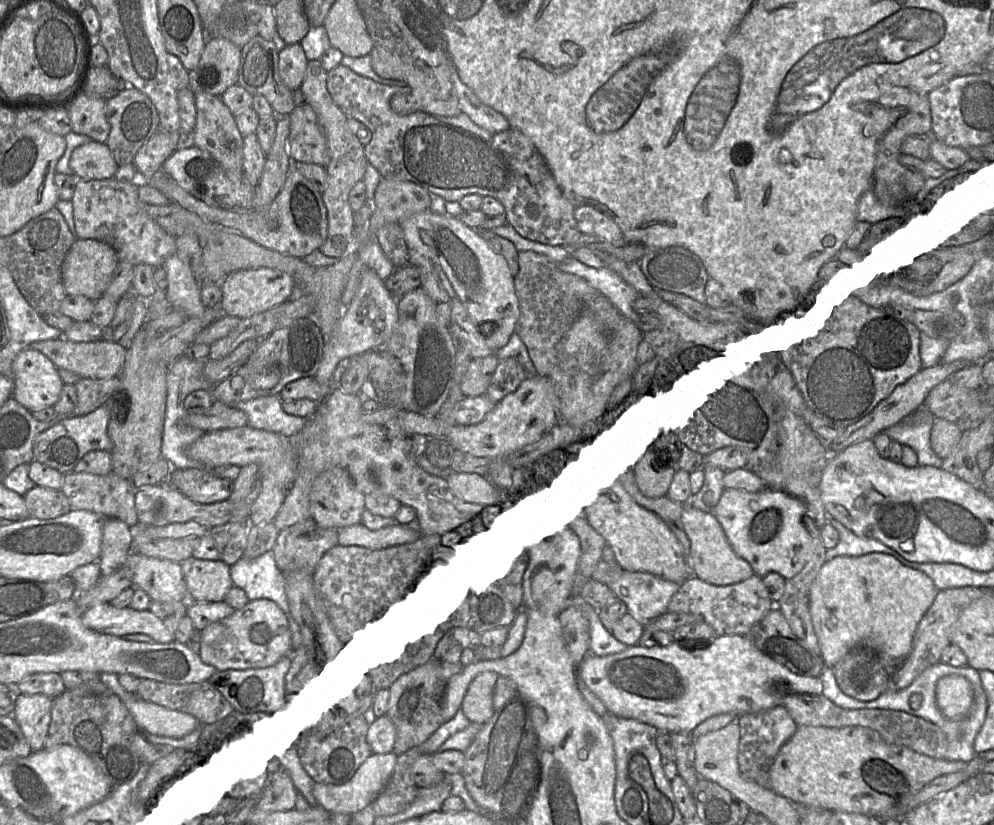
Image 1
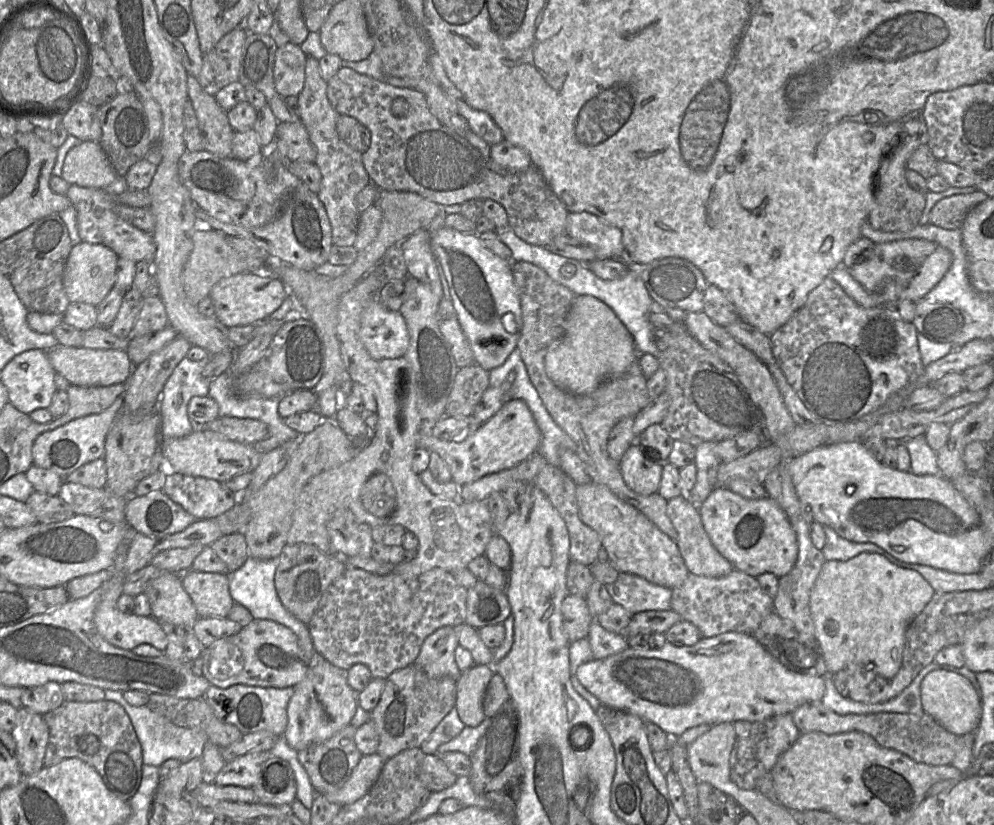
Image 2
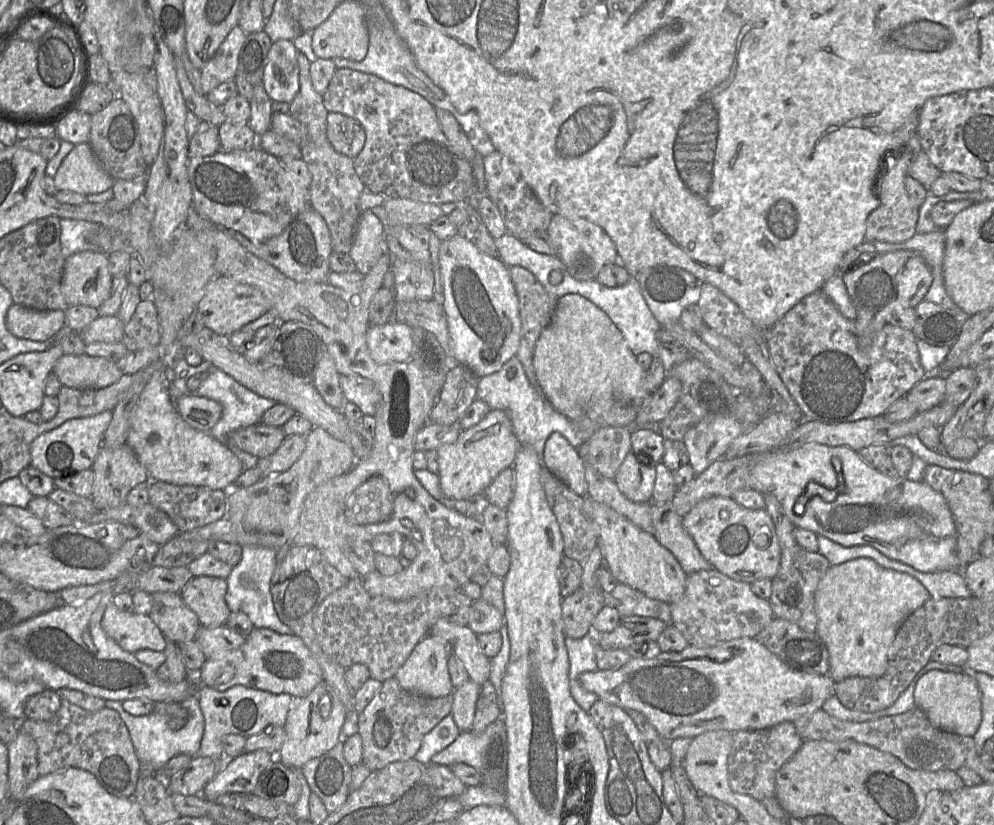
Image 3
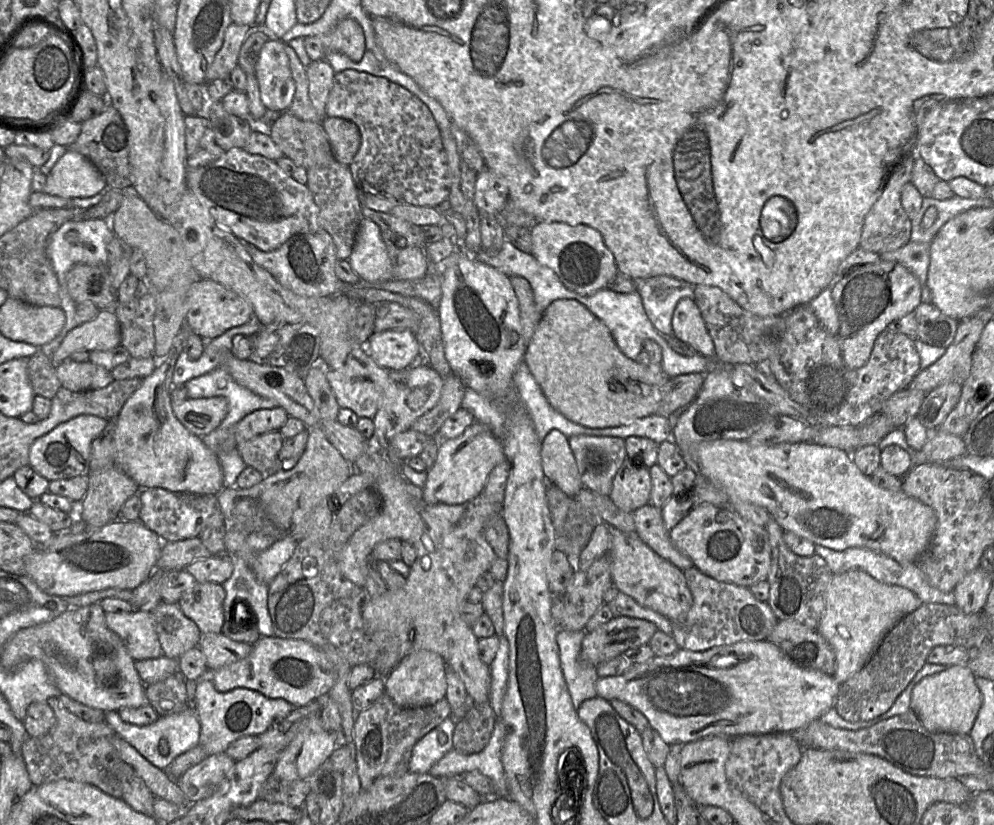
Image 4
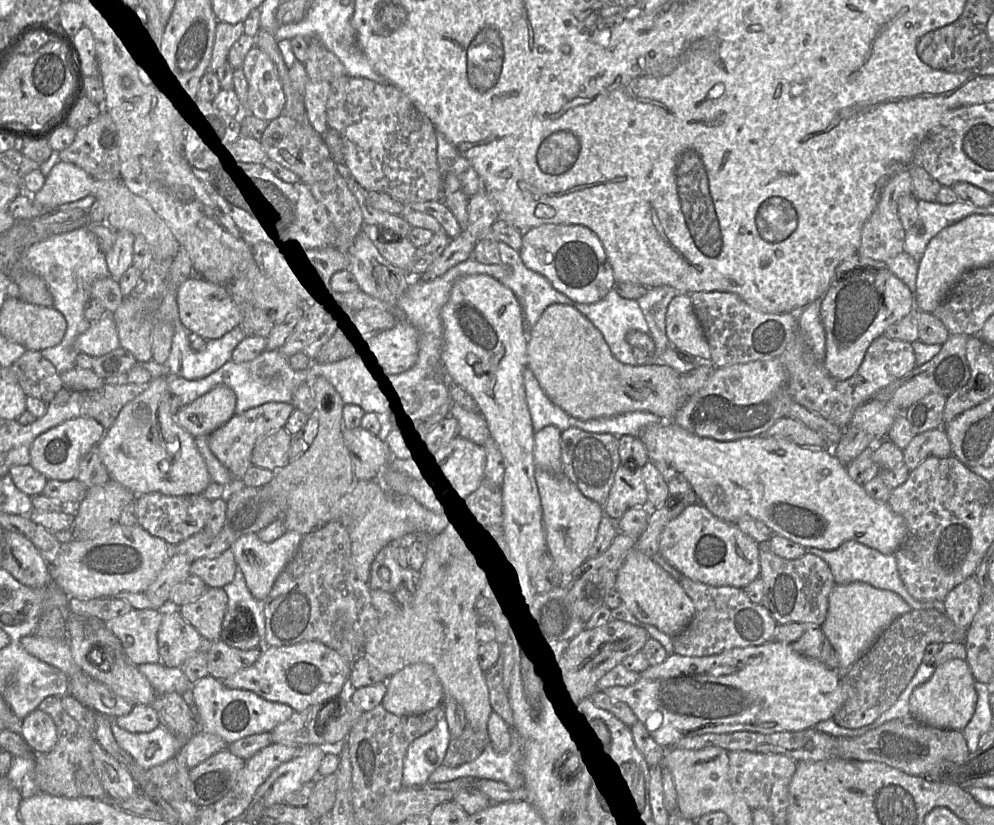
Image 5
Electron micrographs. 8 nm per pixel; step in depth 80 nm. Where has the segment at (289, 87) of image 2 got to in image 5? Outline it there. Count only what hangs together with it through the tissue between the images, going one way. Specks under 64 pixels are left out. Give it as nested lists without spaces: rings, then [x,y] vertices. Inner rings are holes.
[[[254,46],[246,55],[242,68],[248,80],[244,112],[269,121],[283,114],[286,96],[277,68],[270,57]]]

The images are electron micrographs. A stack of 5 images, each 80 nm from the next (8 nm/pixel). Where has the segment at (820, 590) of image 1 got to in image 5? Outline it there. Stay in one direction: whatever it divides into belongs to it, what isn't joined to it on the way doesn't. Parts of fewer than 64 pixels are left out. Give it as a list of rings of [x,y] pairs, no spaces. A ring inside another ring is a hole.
[[[862,582],[835,585],[829,595],[827,616],[821,629],[837,653],[839,674],[847,672],[897,618],[911,610],[906,601],[894,592]]]

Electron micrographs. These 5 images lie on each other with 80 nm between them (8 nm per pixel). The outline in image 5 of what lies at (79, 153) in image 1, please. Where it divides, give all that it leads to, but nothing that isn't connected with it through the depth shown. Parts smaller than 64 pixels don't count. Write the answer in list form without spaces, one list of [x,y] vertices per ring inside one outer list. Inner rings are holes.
[[[59,161],[46,177],[43,187],[32,195],[36,205],[55,209],[91,194],[94,180],[80,167]]]

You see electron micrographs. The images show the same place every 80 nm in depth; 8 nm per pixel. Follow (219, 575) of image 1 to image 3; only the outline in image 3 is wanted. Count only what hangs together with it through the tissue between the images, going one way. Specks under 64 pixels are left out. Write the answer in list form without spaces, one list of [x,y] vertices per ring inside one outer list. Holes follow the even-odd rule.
[[[211,576],[192,577],[180,592],[184,603],[198,617],[200,625],[225,625],[231,611],[226,604],[227,580]]]

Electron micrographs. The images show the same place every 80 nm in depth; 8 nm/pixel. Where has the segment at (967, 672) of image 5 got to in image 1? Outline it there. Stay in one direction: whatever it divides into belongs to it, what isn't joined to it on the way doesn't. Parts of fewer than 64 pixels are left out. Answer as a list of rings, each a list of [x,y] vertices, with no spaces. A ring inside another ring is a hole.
[[[947,675],[937,681],[936,704],[948,719],[960,720],[966,717],[974,700],[971,683],[959,675]]]

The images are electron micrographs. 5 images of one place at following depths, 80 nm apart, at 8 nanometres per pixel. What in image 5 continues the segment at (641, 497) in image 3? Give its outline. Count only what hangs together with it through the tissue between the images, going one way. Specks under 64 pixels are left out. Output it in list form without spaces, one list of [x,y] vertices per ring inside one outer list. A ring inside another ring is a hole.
[[[619,466],[603,511],[613,521],[617,521],[631,508],[647,507],[647,500],[641,469],[629,470]]]

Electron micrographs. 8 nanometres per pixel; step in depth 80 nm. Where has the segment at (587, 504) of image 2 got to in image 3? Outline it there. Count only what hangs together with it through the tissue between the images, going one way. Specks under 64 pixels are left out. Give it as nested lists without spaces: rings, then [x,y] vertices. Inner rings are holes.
[[[587,495],[583,497],[583,512],[598,527],[602,564],[619,583],[669,604],[676,603],[683,597],[687,574],[675,556],[653,534],[640,529],[611,507],[596,502]]]

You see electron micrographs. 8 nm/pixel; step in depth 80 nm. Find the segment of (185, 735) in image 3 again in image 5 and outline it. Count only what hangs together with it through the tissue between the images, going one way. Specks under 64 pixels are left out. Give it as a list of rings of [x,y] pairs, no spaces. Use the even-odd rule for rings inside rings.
[[[114,720],[111,721],[110,727],[119,746],[129,753],[137,764],[146,771],[175,757],[183,746],[182,742],[172,732],[161,725],[150,732],[142,733],[129,732],[119,727]]]

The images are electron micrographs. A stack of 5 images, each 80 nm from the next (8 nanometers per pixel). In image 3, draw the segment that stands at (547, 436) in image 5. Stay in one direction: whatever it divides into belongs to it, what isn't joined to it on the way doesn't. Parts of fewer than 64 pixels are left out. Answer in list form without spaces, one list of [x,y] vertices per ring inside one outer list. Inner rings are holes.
[[[559,432],[547,439],[542,455],[543,466],[565,482],[577,495],[585,497],[587,481],[585,464],[577,449]]]

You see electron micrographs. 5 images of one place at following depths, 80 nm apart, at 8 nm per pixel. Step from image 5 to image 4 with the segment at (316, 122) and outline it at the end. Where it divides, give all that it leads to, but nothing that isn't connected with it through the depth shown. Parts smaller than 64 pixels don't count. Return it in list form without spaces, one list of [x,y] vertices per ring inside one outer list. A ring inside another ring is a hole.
[[[327,60],[311,61],[306,67],[309,98],[319,117],[324,120],[326,102],[332,87],[335,71]]]

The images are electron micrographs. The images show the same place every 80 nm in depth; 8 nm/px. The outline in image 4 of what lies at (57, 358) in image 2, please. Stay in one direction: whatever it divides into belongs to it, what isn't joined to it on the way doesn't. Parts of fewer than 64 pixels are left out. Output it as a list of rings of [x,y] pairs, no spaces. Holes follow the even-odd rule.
[[[65,360],[56,366],[56,375],[62,385],[70,391],[86,391],[104,388],[114,381],[112,372],[92,363]]]

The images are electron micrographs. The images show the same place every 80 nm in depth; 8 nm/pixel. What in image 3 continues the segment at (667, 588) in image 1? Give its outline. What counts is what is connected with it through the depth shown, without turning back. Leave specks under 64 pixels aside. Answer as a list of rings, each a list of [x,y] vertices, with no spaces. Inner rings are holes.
[[[618,583],[615,589],[605,595],[605,604],[615,608],[621,617],[652,617],[671,624],[670,604],[647,597],[632,587]]]

